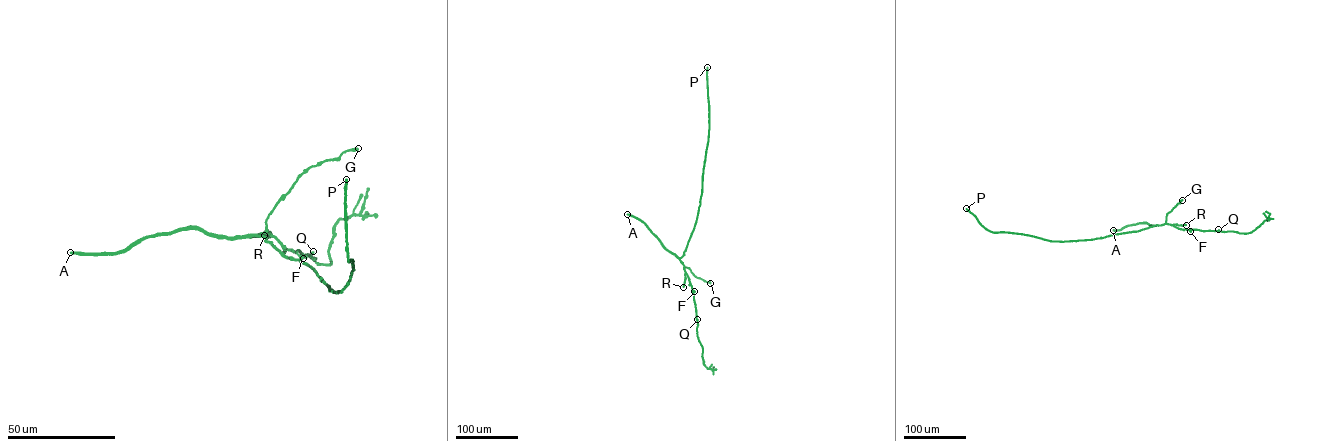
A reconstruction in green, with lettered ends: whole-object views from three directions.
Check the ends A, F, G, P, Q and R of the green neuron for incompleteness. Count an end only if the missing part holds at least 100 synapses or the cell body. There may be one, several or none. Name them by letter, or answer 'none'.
P

